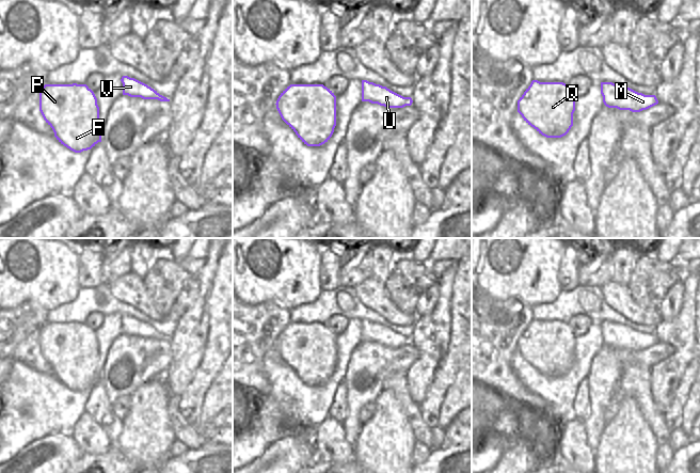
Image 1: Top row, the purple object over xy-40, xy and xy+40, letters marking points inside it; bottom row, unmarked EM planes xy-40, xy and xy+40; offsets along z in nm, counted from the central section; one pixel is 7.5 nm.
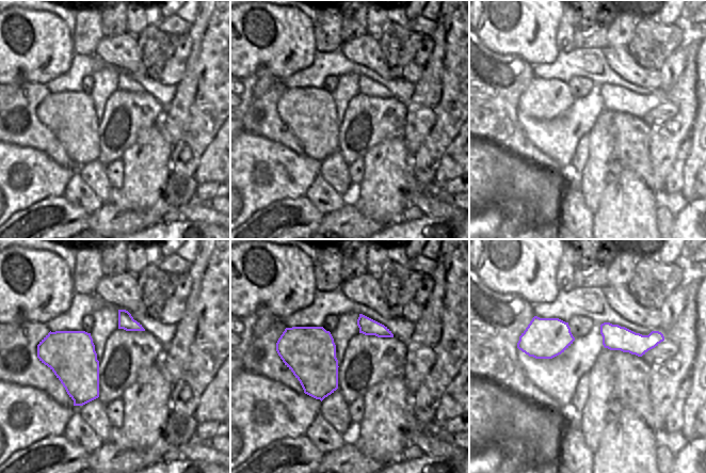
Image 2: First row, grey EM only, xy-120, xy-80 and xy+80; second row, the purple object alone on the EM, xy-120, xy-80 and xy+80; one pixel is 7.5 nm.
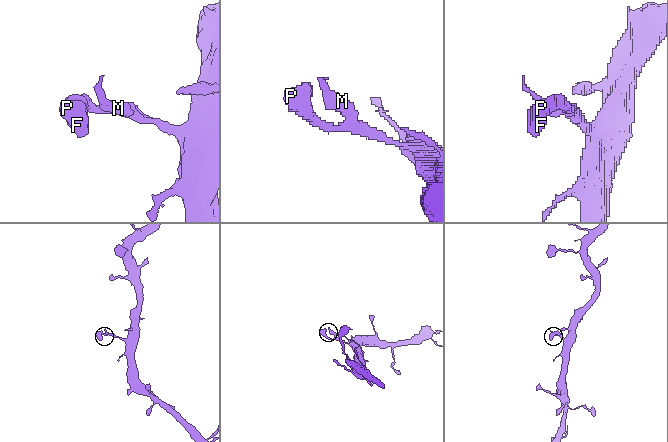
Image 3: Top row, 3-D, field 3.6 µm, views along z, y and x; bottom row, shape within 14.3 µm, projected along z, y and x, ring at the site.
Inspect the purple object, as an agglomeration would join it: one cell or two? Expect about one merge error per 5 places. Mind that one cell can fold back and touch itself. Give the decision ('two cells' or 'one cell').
one cell

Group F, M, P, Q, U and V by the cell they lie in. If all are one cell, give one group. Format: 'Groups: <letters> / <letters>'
Groups: F M P Q U V

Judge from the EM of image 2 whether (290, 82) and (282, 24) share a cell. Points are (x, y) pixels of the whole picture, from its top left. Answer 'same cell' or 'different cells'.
different cells

